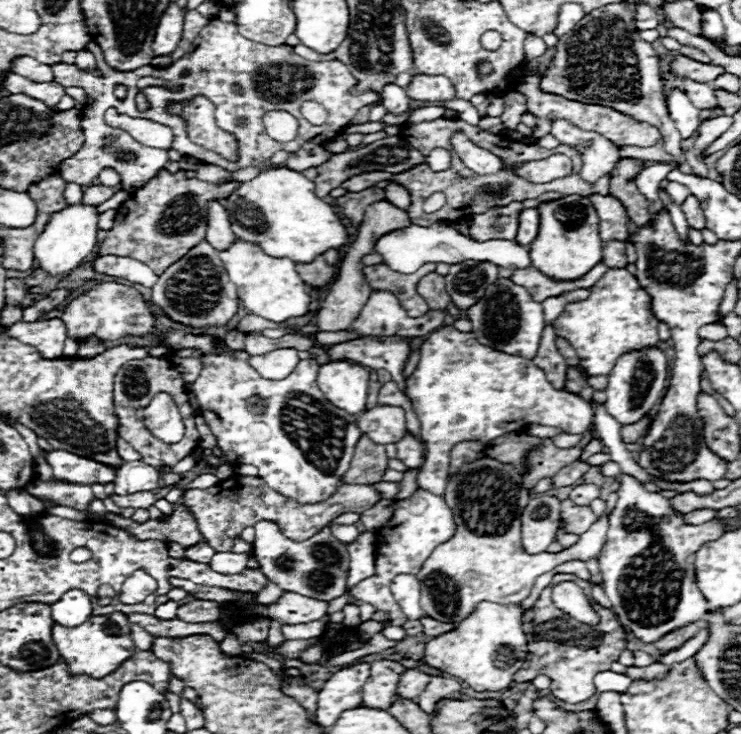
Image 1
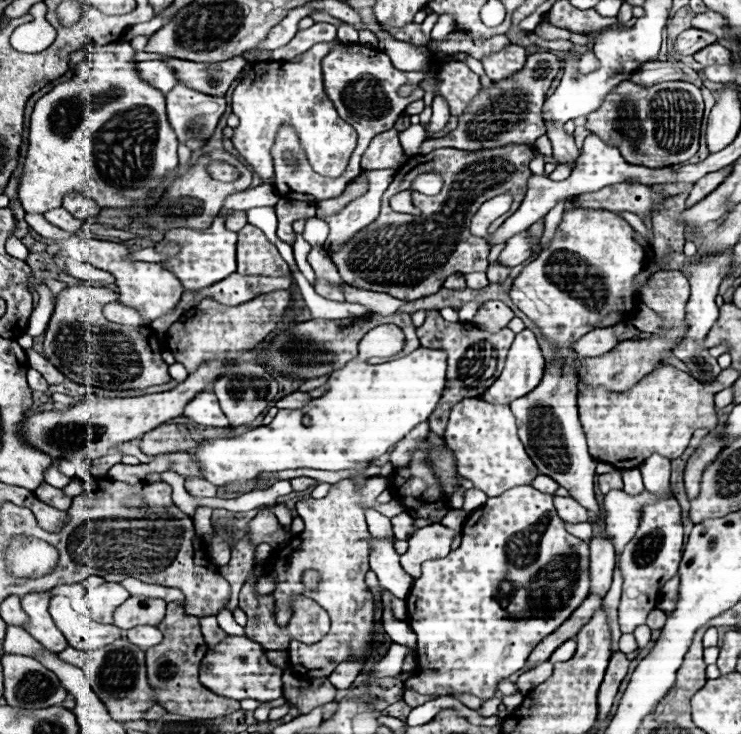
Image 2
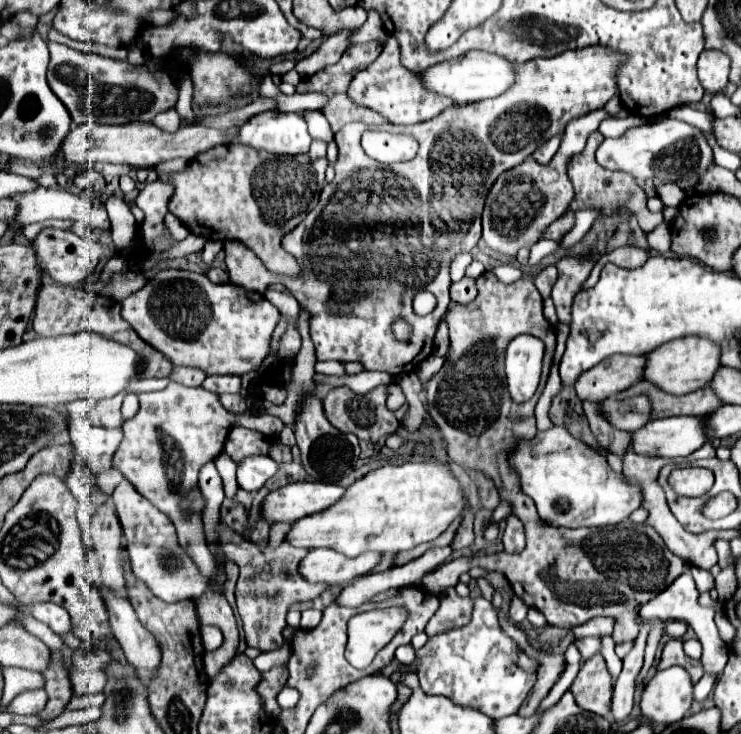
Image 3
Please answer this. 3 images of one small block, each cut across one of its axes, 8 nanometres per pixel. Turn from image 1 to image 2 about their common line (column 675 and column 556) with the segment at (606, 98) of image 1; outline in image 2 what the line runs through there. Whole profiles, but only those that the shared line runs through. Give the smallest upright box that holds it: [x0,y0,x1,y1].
[548,126,580,168]

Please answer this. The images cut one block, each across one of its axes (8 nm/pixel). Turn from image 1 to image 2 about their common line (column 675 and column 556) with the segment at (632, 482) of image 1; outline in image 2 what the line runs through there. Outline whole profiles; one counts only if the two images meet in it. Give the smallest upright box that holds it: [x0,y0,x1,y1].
[406,486,590,700]

